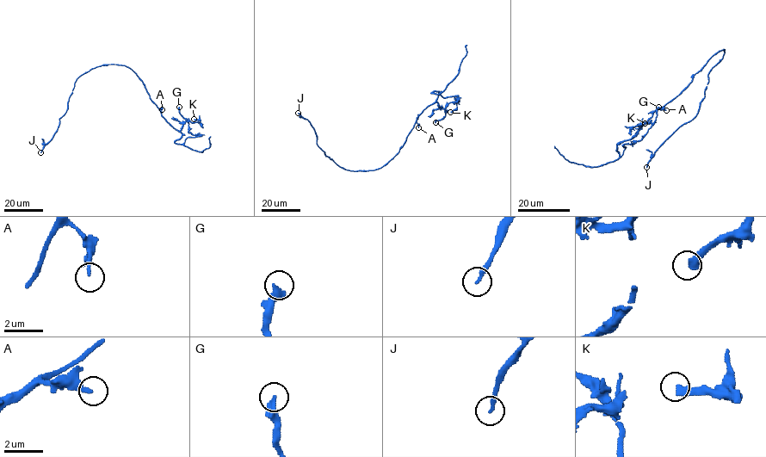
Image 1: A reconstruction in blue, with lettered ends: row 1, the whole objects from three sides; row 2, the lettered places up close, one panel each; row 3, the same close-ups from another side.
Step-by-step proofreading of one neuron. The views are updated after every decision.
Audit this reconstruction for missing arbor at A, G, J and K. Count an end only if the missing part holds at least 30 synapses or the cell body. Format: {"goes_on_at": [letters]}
{"goes_on_at": ["J"]}

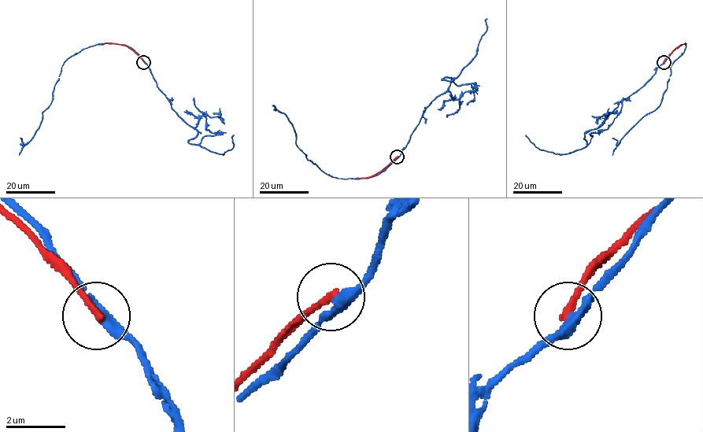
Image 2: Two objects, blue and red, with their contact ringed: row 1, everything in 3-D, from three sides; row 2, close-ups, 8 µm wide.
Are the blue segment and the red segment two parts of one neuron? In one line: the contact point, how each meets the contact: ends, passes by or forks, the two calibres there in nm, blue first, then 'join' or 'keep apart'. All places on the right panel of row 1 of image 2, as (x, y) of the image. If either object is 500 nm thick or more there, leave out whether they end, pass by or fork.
at (664, 62); blue passes by; red ends there; 320 nm thick on the blue side, 240 nm on the other; keep apart

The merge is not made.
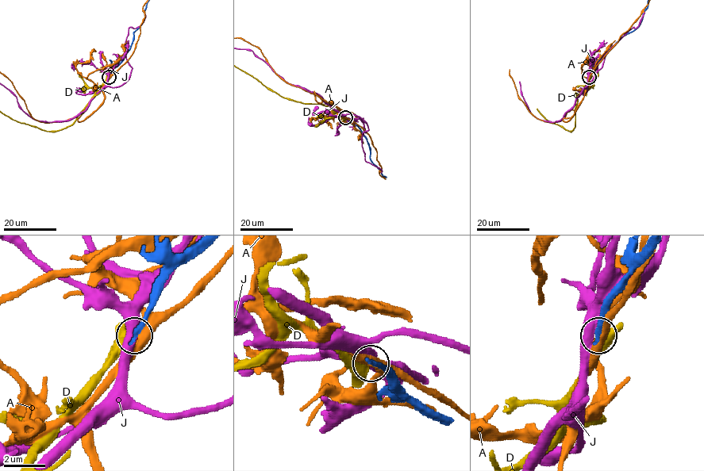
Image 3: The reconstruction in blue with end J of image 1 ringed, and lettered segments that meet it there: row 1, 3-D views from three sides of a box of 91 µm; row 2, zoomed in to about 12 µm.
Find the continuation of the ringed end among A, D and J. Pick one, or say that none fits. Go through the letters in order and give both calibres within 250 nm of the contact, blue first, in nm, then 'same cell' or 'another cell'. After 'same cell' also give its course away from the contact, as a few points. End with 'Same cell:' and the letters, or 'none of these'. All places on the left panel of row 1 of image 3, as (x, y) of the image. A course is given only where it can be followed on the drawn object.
A: calibres 320 and 400 nm; another cell
D: calibres 220 and 460 nm; another cell
J: calibres 240 and 480 nm; another cell
Same cell: none of these

